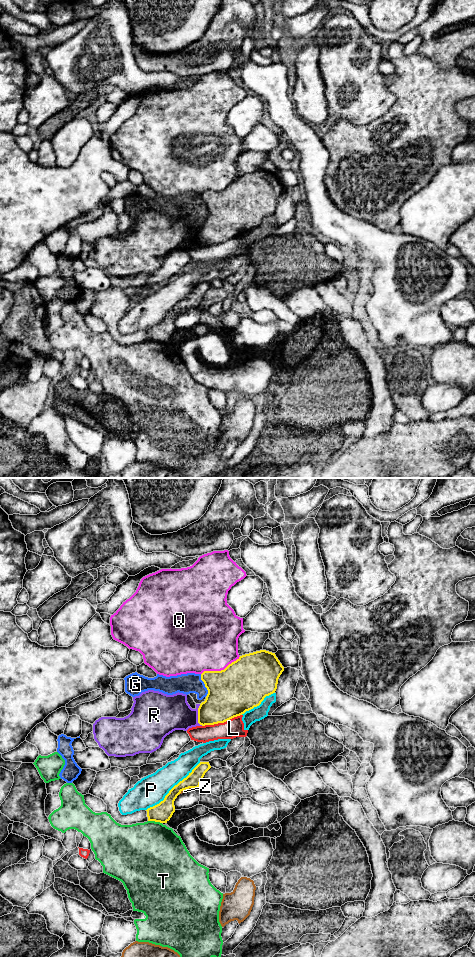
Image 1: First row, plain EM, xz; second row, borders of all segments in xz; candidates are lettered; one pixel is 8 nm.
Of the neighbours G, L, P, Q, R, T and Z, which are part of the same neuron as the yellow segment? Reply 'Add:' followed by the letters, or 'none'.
Add: G

